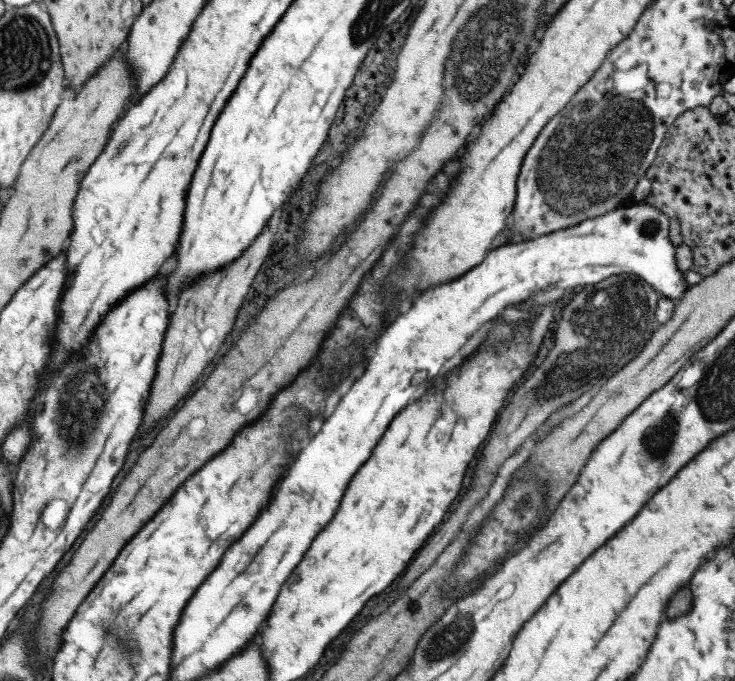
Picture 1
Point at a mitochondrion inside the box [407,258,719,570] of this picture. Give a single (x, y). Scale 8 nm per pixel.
(612, 322)

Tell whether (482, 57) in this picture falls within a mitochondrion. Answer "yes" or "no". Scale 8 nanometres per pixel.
yes

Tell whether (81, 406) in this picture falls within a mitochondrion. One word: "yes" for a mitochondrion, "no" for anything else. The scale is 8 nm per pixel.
yes

